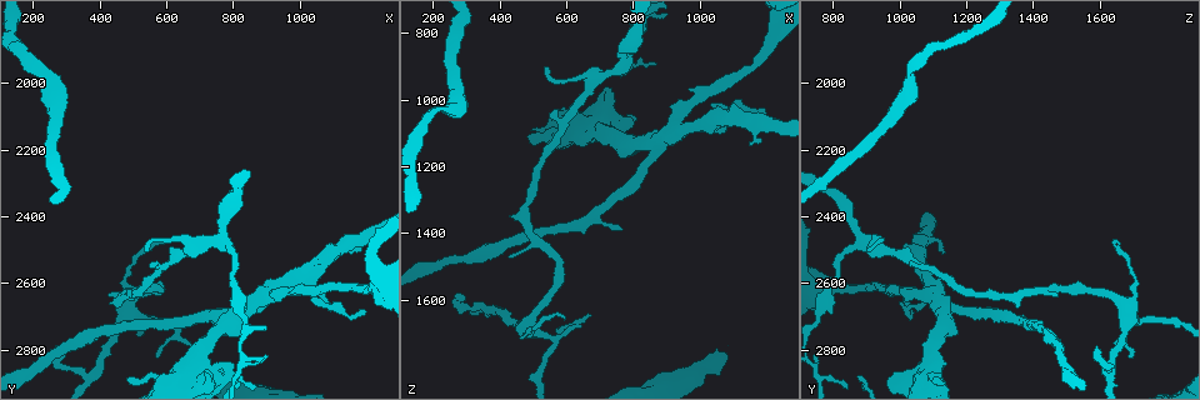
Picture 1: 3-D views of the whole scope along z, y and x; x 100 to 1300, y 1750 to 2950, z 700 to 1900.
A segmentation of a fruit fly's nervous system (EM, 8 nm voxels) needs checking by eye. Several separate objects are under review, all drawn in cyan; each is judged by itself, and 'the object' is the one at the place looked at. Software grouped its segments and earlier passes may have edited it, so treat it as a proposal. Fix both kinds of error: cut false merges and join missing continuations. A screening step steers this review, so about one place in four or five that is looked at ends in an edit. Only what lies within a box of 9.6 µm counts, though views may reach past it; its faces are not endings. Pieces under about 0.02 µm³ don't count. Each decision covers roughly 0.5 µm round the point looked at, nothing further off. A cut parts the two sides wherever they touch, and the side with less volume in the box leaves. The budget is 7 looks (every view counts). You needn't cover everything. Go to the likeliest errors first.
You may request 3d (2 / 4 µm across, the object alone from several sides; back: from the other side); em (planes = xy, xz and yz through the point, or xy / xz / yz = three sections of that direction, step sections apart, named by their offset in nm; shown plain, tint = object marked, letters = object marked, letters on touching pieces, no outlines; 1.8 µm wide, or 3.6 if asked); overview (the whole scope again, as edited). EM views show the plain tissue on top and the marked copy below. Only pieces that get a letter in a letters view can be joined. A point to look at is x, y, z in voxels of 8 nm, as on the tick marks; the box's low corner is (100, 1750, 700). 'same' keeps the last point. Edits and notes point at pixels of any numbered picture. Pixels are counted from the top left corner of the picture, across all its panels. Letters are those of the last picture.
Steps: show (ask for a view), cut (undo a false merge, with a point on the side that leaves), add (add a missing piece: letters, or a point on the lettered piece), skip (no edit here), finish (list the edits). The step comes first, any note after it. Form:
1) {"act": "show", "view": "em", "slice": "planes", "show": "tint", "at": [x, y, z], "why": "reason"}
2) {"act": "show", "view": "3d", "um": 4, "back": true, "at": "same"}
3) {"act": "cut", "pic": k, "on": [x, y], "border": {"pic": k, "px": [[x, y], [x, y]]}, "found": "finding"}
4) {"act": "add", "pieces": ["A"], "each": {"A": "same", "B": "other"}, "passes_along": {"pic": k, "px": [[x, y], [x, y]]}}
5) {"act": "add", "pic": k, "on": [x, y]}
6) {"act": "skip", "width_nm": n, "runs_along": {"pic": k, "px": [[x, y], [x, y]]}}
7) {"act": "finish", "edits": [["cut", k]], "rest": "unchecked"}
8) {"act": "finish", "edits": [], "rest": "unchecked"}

{"act": "show", "view": "3d", "um": 4, "at": [930, 2630, 1070], "why": "two arms in line, one across"}

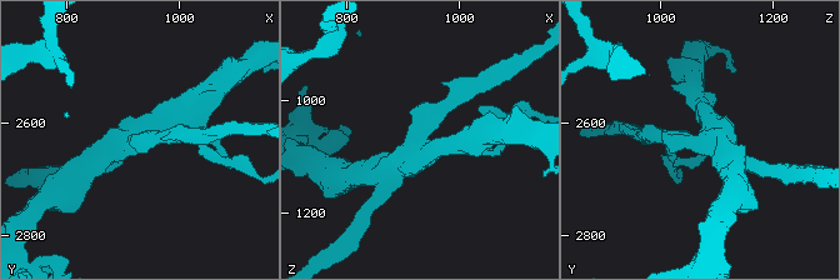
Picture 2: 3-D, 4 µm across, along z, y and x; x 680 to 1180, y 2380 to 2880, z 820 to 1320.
{"act": "show", "view": "em", "slice": "xy", "step": 4, "show": "tint", "at": [930, 2630, 1060], "arms": 3, "arm_widths_nm": [240, 280, 340]}

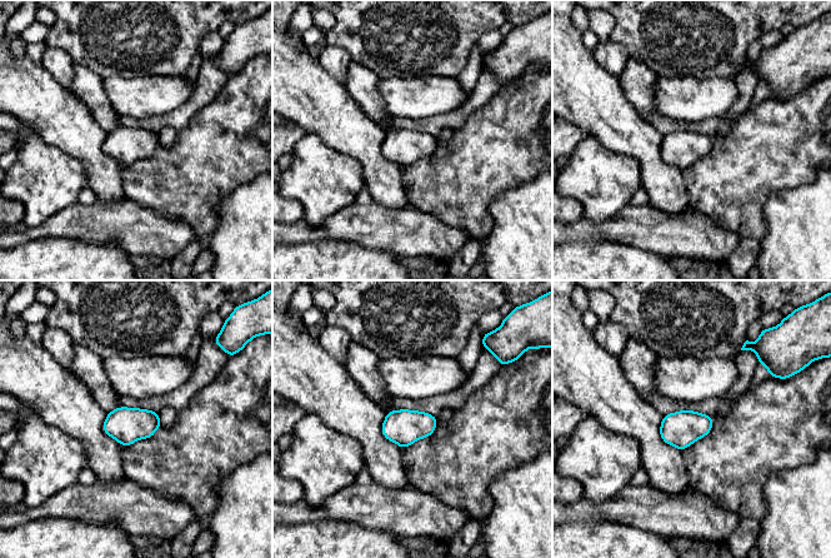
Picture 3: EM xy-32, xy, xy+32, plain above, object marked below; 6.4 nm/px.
{"act": "show", "view": "em", "slice": "planes", "show": "letters", "at": "same"}

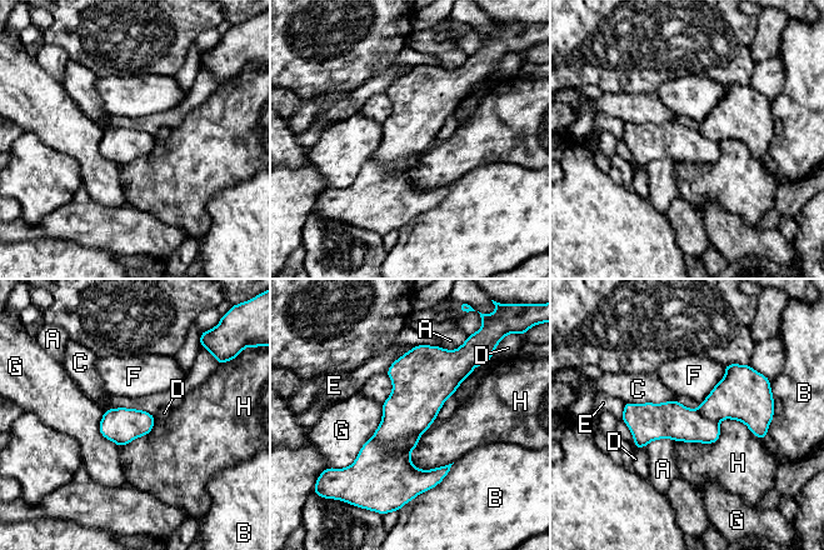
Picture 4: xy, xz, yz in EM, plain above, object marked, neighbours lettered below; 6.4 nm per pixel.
{"act": "cut", "pic": 4, "on": [404, 416], "each": {"A": "other", "B": "other", "C": "other", "D": "other", "E": "other", "F": "other", "G": "other", "H": "other"}, "found": "two cells meet here"}

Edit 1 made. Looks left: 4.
{"act": "show", "view": "em", "slice": "xz", "step": 8, "show": "tint", "at": [470, 2680, 1690], "why": "branch point"}

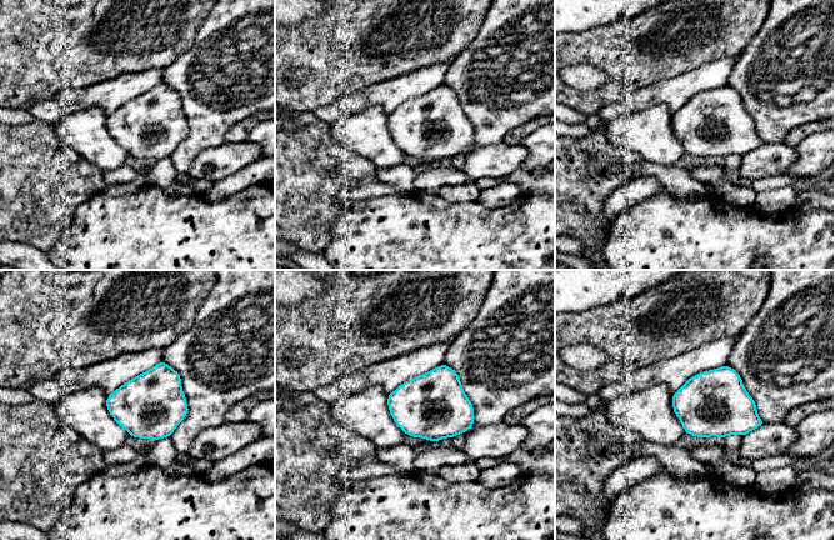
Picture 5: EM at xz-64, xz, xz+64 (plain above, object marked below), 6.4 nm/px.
{"act": "show", "view": "em", "slice": "planes", "show": "letters", "at": "same", "why": "another direction"}

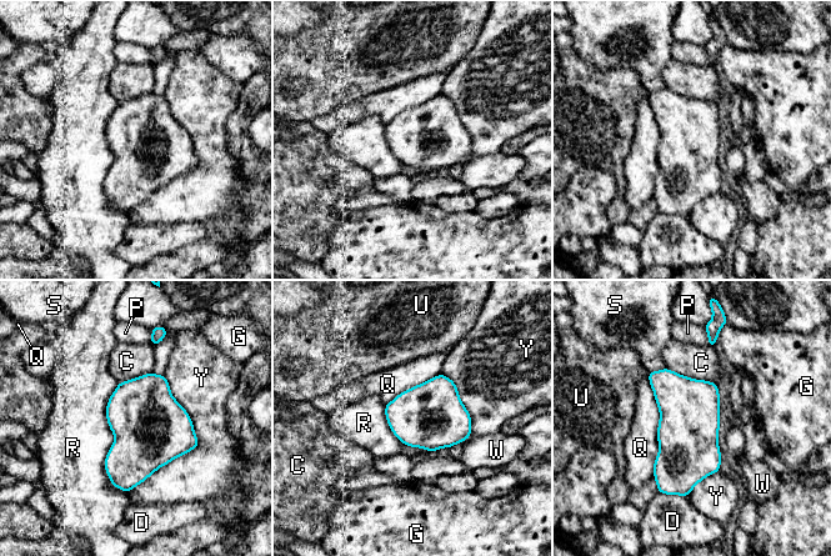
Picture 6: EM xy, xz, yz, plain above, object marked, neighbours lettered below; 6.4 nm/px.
{"act": "skip", "longest_contact_nm": ["Y", 800], "each": {"C": "other", "D": "other", "G": "other", "P": "other", "Q": "other", "R": "other", "S": "other", "U": "other", "W": "other", "Y": "other"}, "border": {"pic": 6, "px": [[119, 382], [104, 470], [128, 494]]}, "found": "one cell here"}

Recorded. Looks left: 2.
{"act": "show", "view": "3d", "um": 2, "at": [1150, 2500, 1140], "why": "free end"}

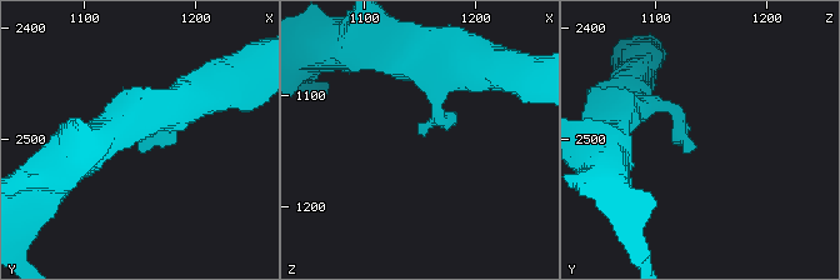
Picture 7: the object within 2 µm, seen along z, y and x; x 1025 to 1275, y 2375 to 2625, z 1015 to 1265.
{"act": "show", "view": "em", "slice": "planes", "show": "letters", "at": [1152, 2508, 1134], "why": "now the EM"}

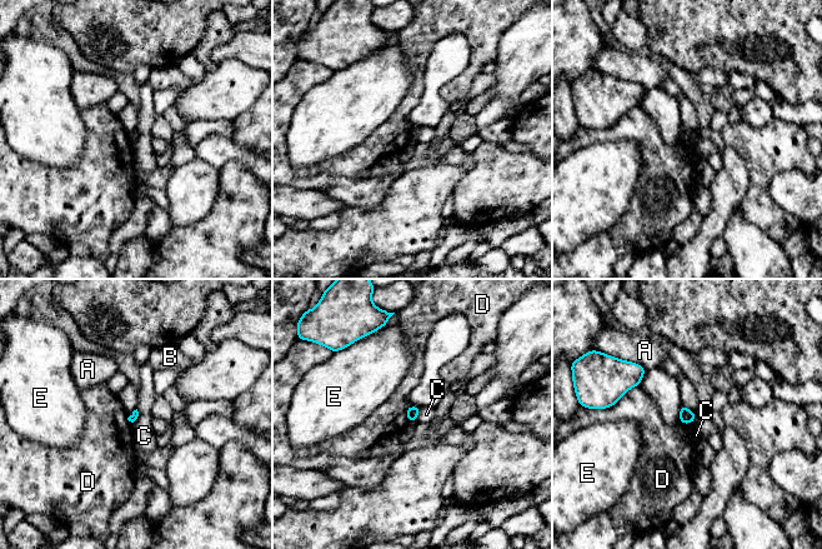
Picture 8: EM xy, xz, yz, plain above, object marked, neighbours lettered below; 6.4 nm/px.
{"act": "skip", "longest_contact_nm": ["D", 280], "each": {"A": "other", "B": "other", "C": "other", "D": "other", "E": "other"}, "border": {"pic": 8, "px": [[421, 408], [415, 422]]}, "found": "no lettered piece goes on from it"}

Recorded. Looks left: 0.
{"act": "finish", "edits": [["cut", 4]], "rest": "unchecked"}

